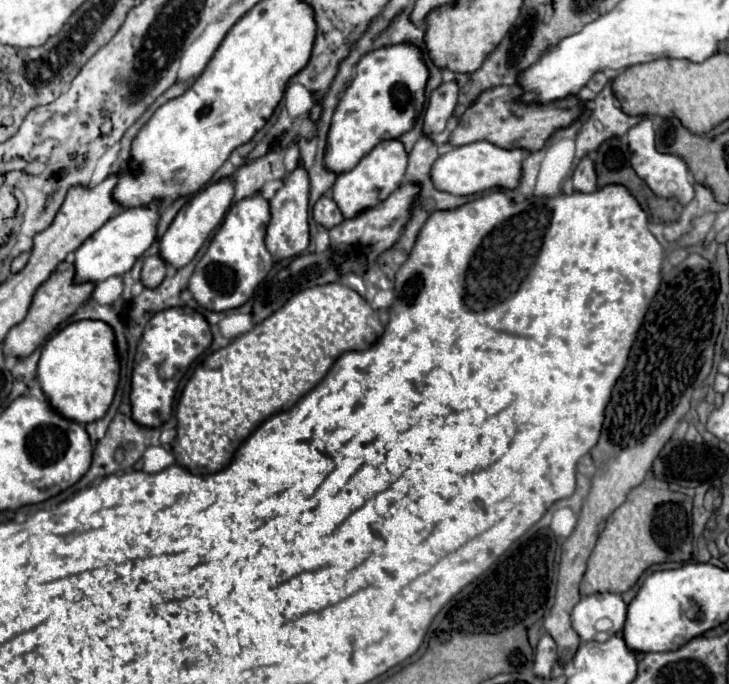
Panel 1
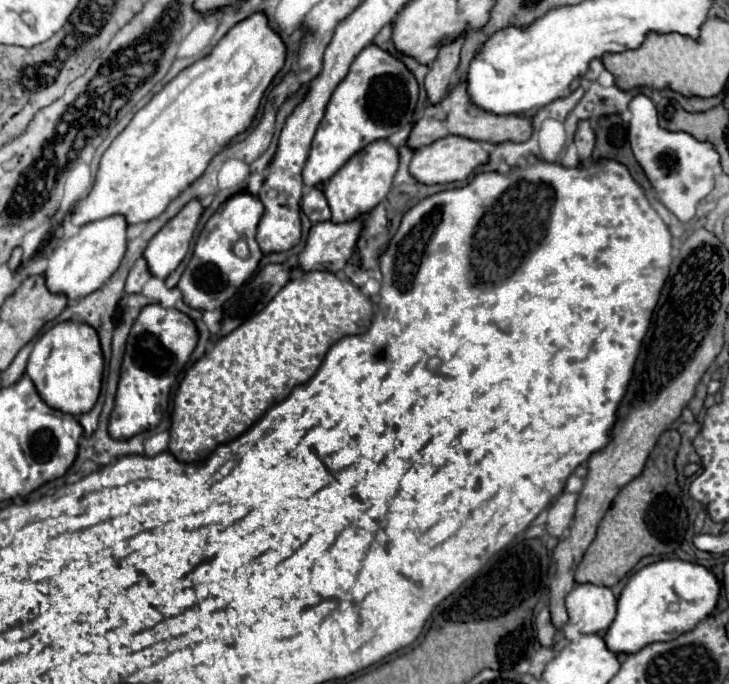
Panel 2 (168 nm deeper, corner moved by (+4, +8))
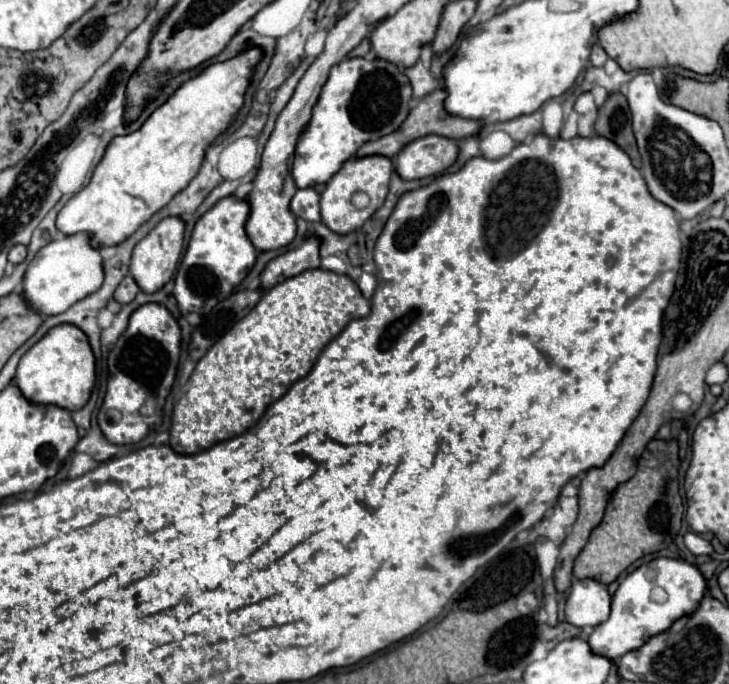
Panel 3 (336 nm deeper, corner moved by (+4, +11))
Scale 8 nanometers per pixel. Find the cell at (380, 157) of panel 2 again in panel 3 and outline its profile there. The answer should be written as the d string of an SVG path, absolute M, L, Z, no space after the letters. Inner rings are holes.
M366 155L366 157L348 159L342 165L342 169L326 183L326 189L324 189L322 197L320 197L324 225L328 229L336 231L336 233L350 233L350 231L358 229L384 203L384 199L388 195L390 175L392 175L392 161L388 157L384 157L384 155ZM358 191L362 191L362 193L366 193L370 197L370 205L364 207L364 209L358 209L352 203L352 195L358 193Z

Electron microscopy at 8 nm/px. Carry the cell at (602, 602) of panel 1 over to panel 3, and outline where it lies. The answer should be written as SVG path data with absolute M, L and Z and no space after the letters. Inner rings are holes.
M594 579L574 581L568 597L568 623L584 629L598 627L610 615L610 593L608 589Z

